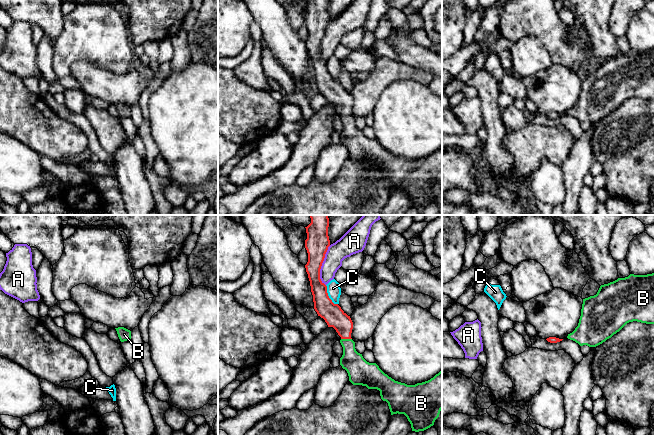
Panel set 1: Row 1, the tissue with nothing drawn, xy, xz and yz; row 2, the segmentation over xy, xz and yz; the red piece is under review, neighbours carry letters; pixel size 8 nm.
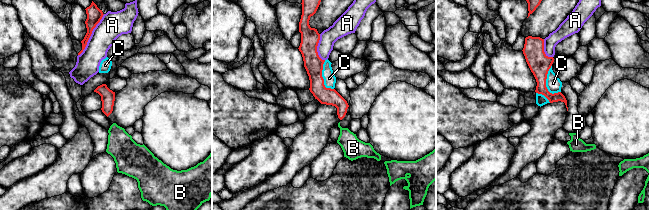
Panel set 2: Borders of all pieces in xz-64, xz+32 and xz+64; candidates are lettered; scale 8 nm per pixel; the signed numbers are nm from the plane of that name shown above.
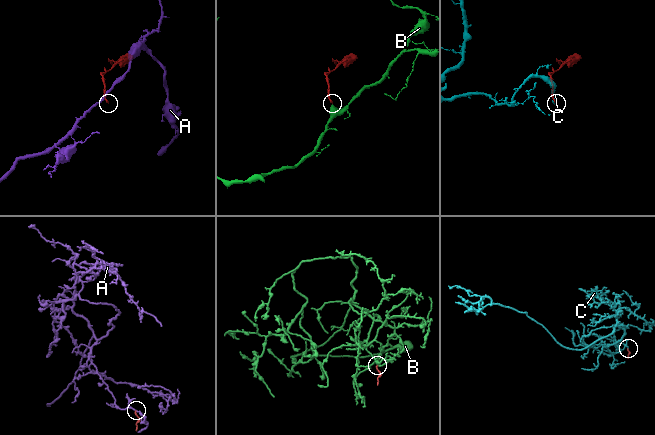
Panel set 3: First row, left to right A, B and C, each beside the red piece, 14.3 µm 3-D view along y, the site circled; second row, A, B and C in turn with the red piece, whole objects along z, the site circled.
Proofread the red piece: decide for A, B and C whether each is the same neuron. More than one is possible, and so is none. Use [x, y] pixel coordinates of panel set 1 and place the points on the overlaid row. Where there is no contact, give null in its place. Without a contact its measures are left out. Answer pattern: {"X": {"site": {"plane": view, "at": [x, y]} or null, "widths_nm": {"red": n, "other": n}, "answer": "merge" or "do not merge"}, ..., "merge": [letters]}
{"A": {"site": {"plane": "xz", "at": [321, 265]}, "widths_nm": {"red": 190, "other": 160}, "answer": "do not merge"}, "B": {"site": {"plane": "xz", "at": [346, 338]}, "widths_nm": {"red": 170, "other": 180}, "answer": "merge"}, "C": {"site": {"plane": "xz", "at": [328, 296]}, "widths_nm": {"red": 170, "other": 110}, "answer": "do not merge"}, "merge": ["B"]}

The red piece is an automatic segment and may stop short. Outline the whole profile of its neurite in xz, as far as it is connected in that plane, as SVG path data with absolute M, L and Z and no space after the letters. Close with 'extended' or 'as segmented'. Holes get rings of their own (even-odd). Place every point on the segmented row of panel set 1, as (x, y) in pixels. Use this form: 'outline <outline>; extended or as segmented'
outline M310 215L310 218L311 223L305 227L307 233L305 248L308 253L308 262L305 268L310 281L314 309L318 316L325 320L328 327L333 327L341 337L340 343L343 347L343 355L340 358L340 365L347 371L349 381L353 385L362 385L368 389L379 390L381 399L388 403L391 415L404 414L411 424L412 431L419 432L430 428L434 425L442 410L442 370L428 381L407 385L395 381L385 374L376 363L367 362L362 354L356 351L355 342L351 338L353 322L338 304L332 302L327 293L327 286L320 279L320 269L330 246L328 215Z; extended

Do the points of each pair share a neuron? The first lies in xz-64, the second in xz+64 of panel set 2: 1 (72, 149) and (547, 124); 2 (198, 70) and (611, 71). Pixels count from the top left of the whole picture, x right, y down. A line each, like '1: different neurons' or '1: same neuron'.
1: same neuron
2: different neurons

